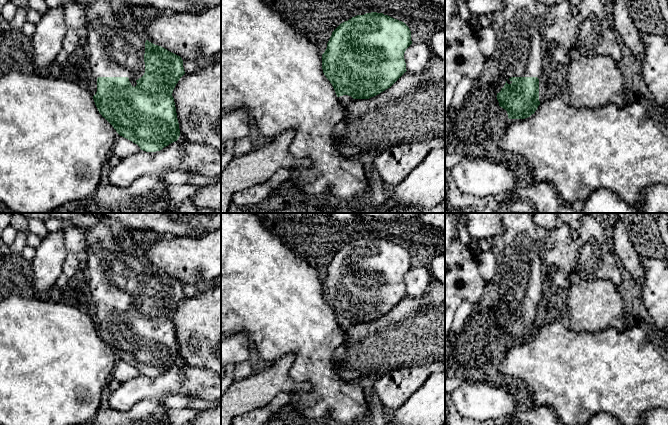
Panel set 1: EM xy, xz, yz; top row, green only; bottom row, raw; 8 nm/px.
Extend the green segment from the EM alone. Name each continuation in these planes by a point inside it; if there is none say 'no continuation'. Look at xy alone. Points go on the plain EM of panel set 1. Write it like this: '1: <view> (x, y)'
1: xy (110, 274)

